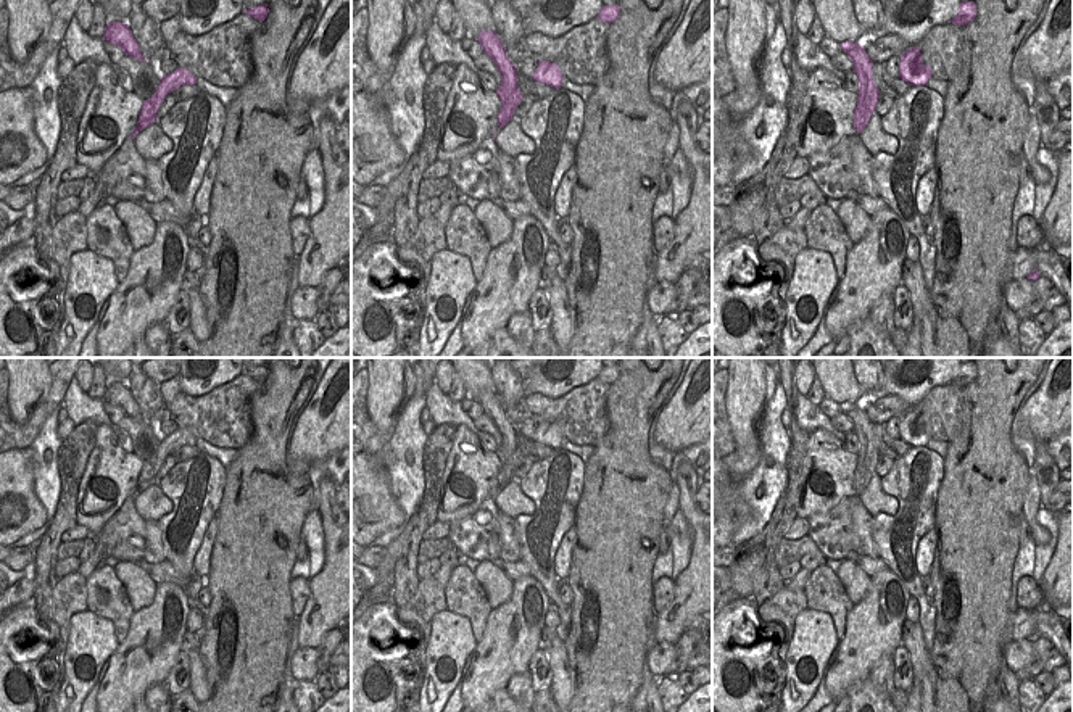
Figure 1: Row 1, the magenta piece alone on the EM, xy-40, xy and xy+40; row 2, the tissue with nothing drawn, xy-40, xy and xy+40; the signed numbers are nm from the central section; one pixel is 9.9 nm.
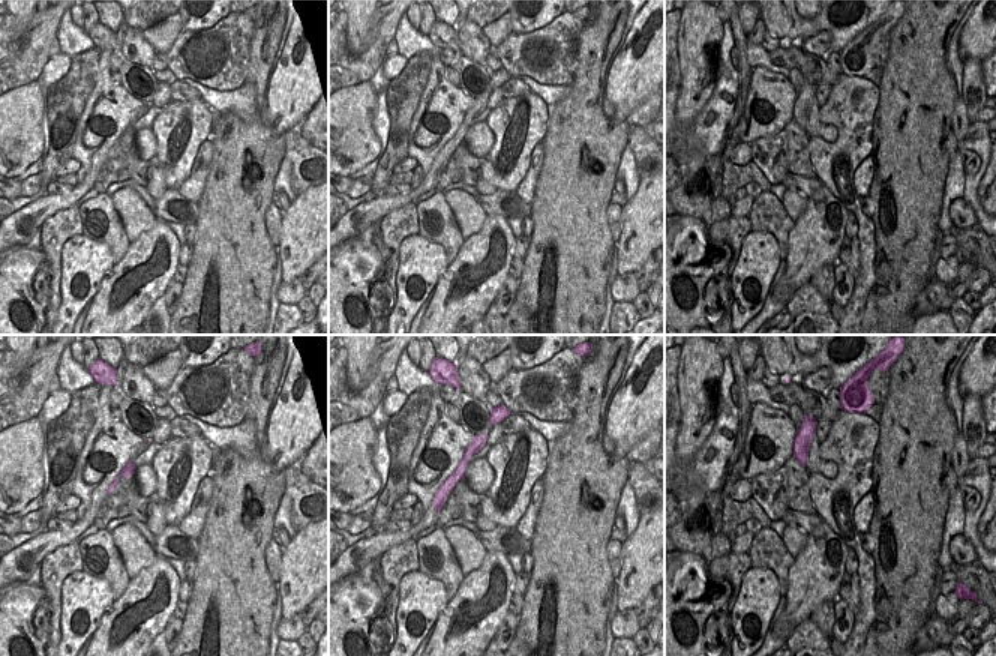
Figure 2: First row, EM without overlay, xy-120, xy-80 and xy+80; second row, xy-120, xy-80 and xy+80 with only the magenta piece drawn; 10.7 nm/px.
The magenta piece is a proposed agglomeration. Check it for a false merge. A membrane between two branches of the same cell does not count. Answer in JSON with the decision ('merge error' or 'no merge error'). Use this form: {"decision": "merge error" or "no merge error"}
{"decision": "merge error"}

